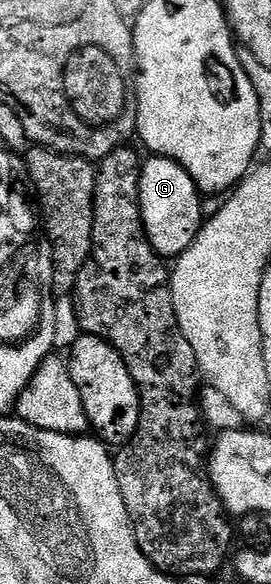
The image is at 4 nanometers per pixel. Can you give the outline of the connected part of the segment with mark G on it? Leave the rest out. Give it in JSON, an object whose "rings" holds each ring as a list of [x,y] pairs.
{"rings":[[[151,155],[142,165],[140,174],[140,210],[150,245],[163,258],[184,255],[202,229],[203,193],[192,182],[192,178],[176,162],[163,156]]]}

